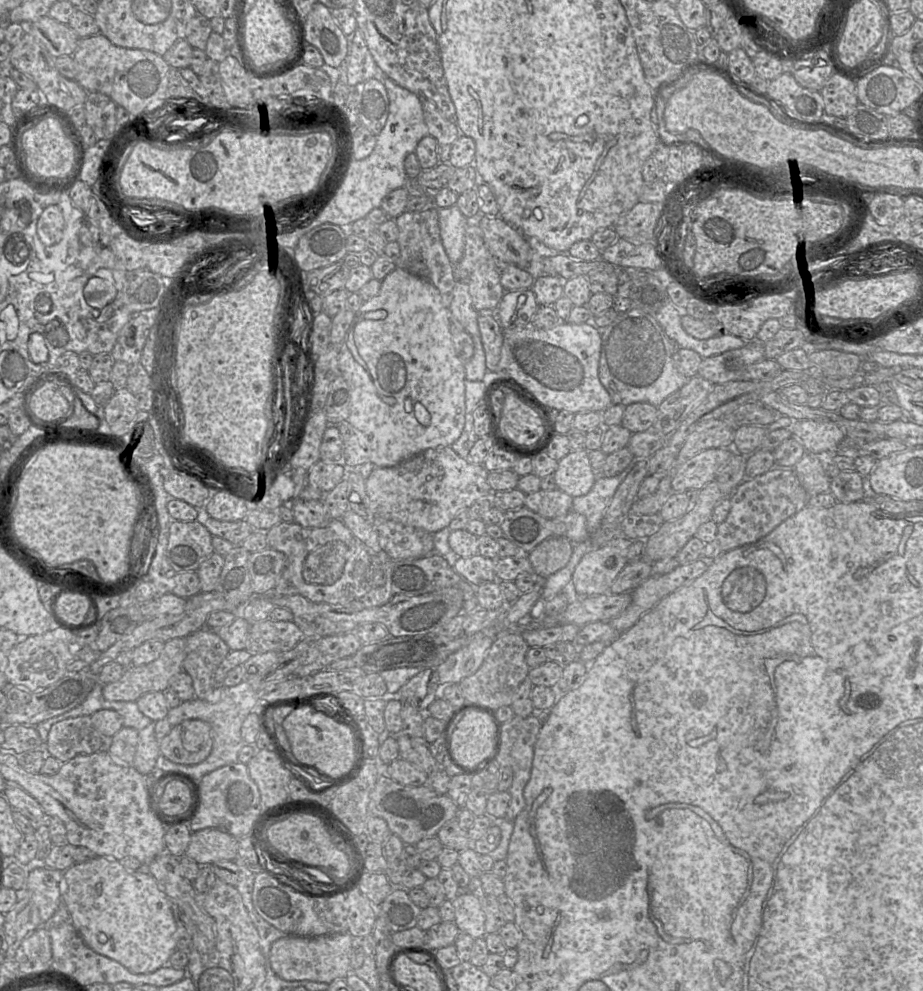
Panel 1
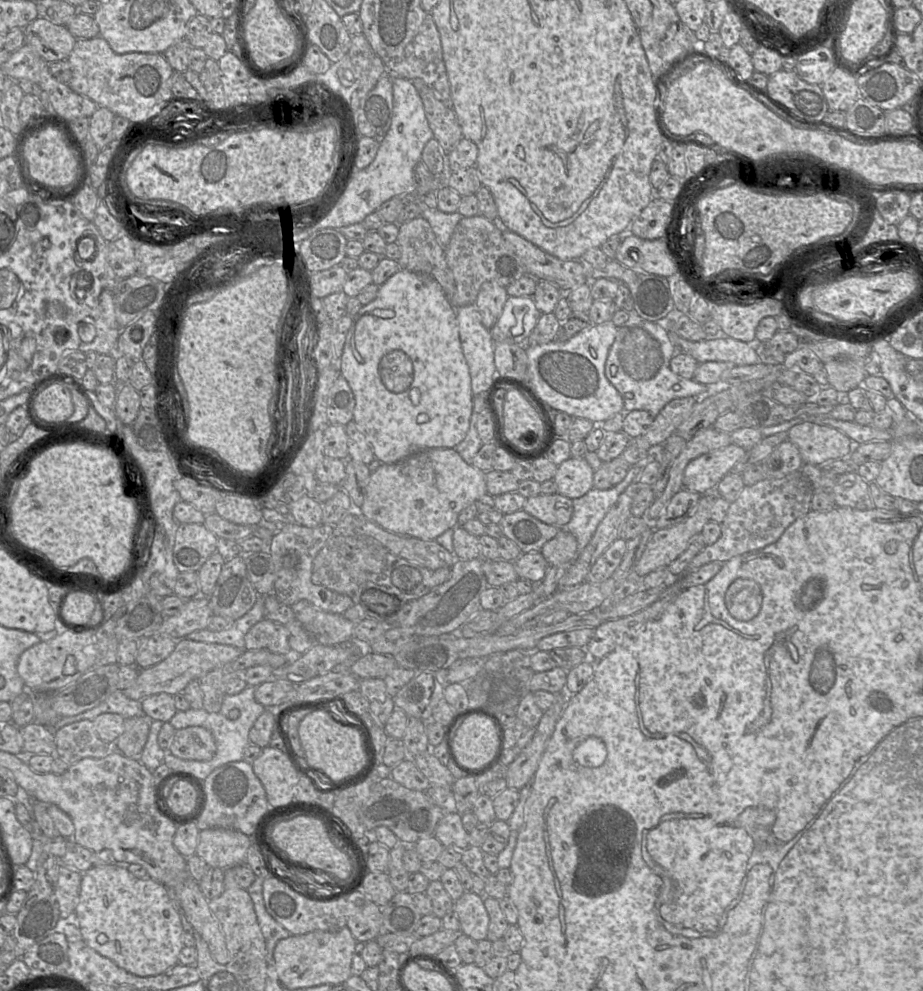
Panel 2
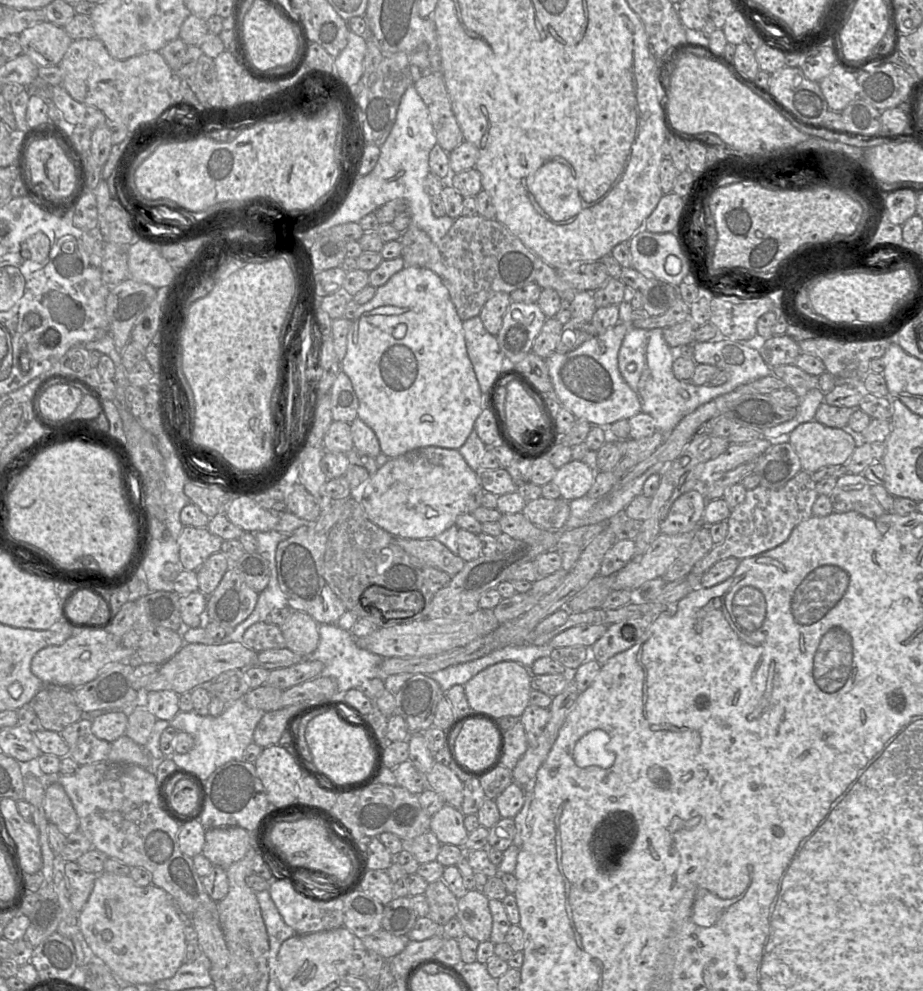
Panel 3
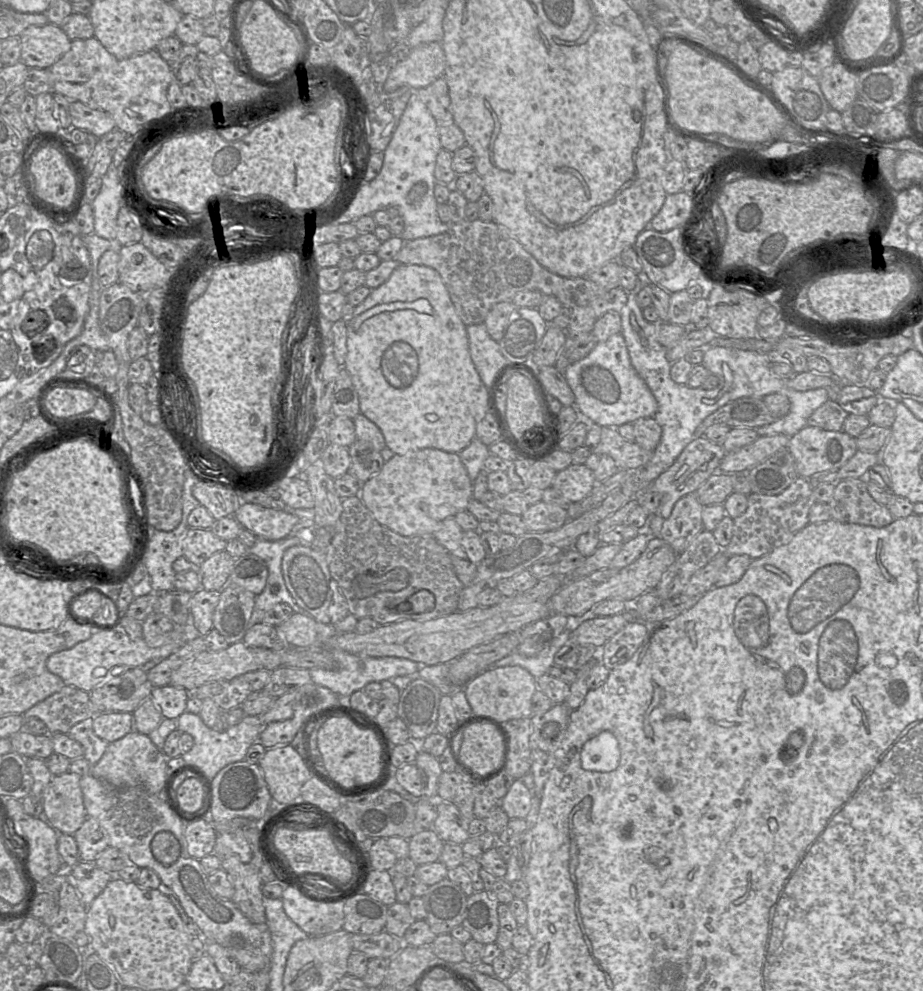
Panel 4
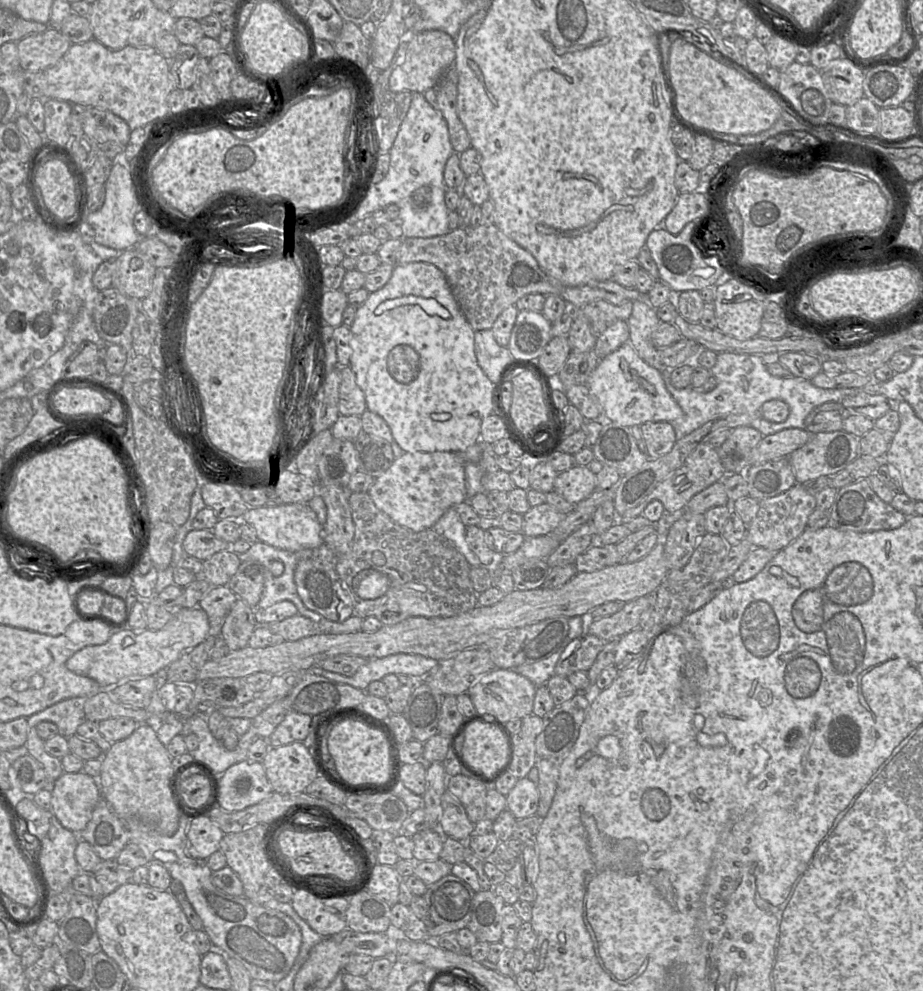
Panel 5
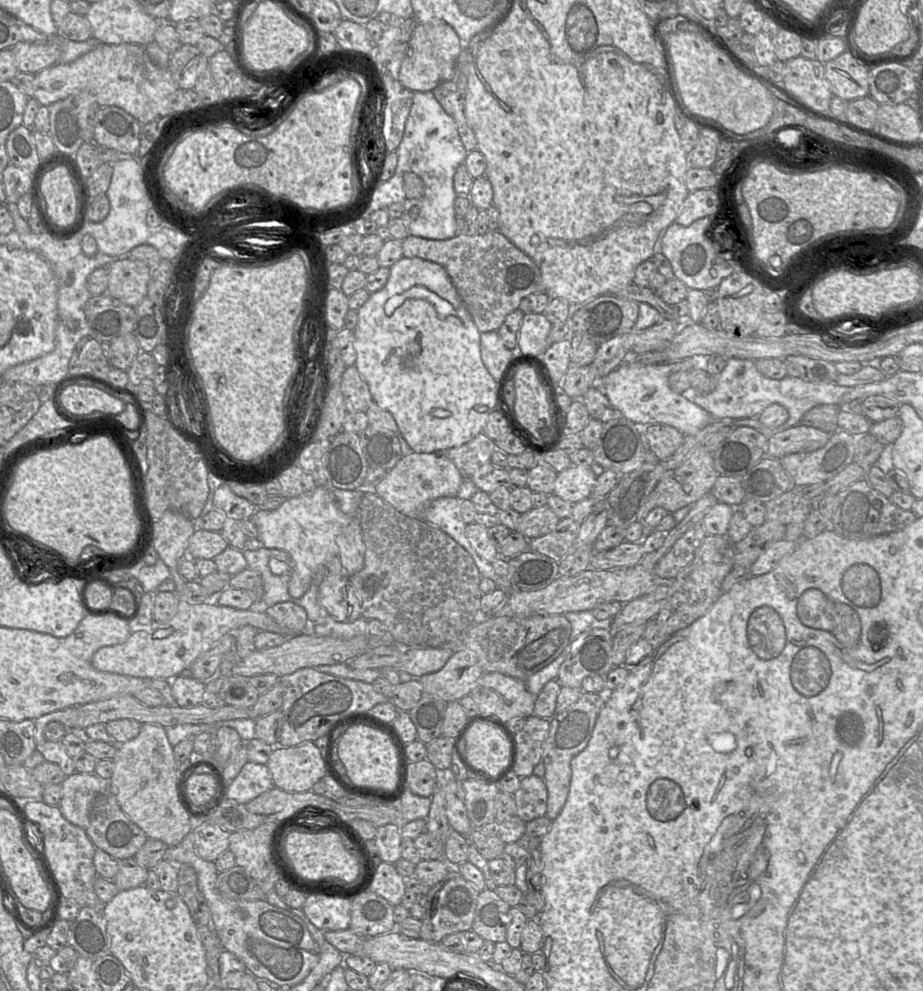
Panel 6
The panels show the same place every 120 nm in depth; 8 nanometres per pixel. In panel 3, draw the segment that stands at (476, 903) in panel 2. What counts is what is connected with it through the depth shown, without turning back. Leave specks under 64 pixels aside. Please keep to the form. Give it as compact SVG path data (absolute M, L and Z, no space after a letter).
M473 889L458 898L456 918L461 923L465 935L477 942L490 940L492 914L489 899L483 892Z

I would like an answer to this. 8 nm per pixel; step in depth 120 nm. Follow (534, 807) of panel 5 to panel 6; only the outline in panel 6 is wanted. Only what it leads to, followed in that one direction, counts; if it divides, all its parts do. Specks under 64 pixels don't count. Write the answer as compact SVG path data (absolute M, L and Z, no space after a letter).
M535 775L521 777L519 789L512 794L517 807L516 816L529 822L546 816L548 791L544 778Z

